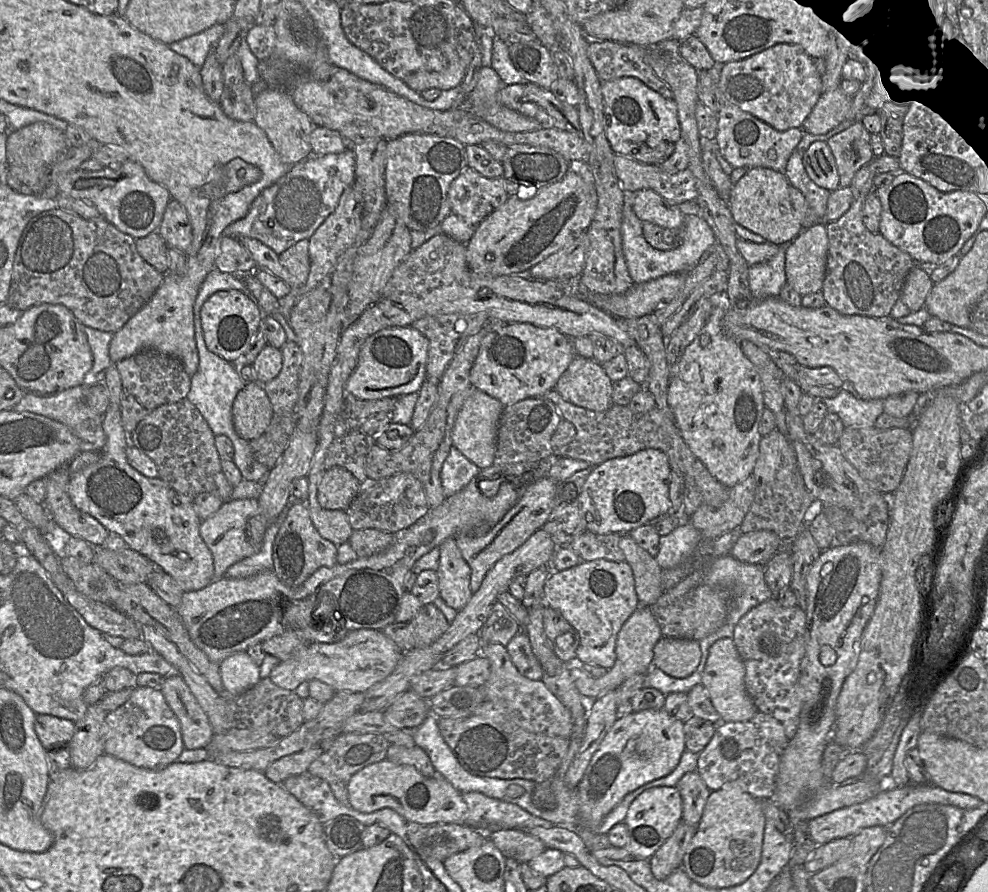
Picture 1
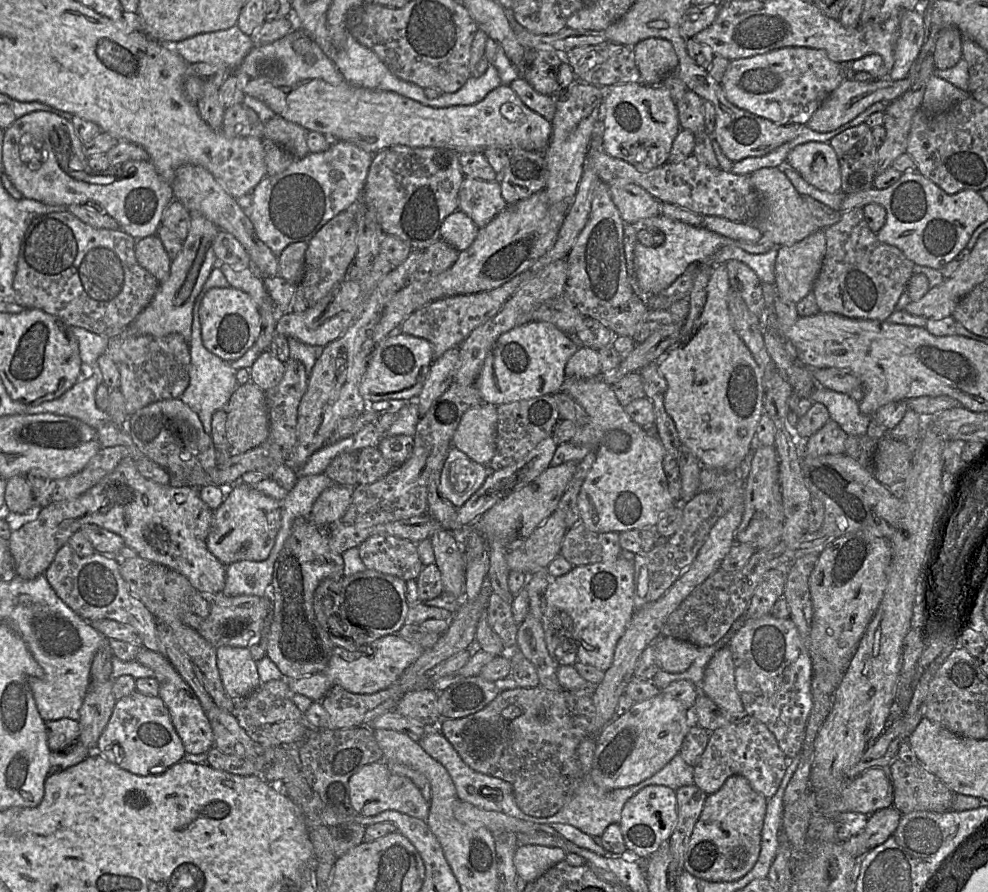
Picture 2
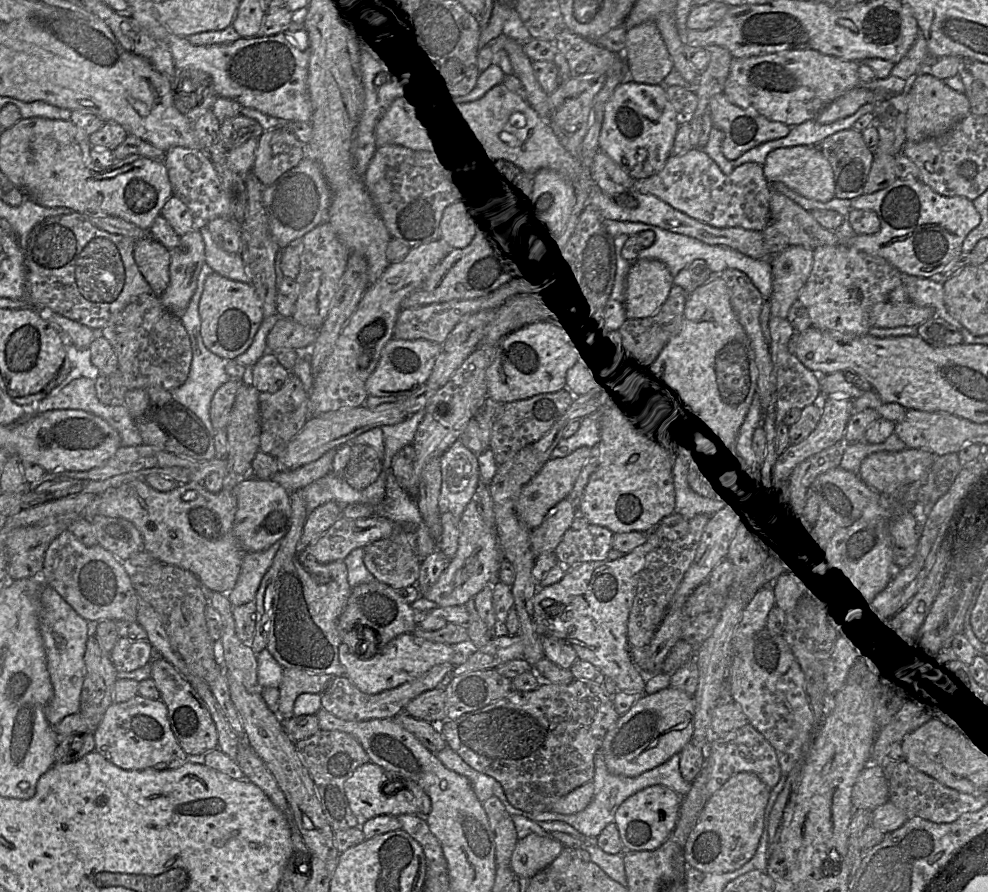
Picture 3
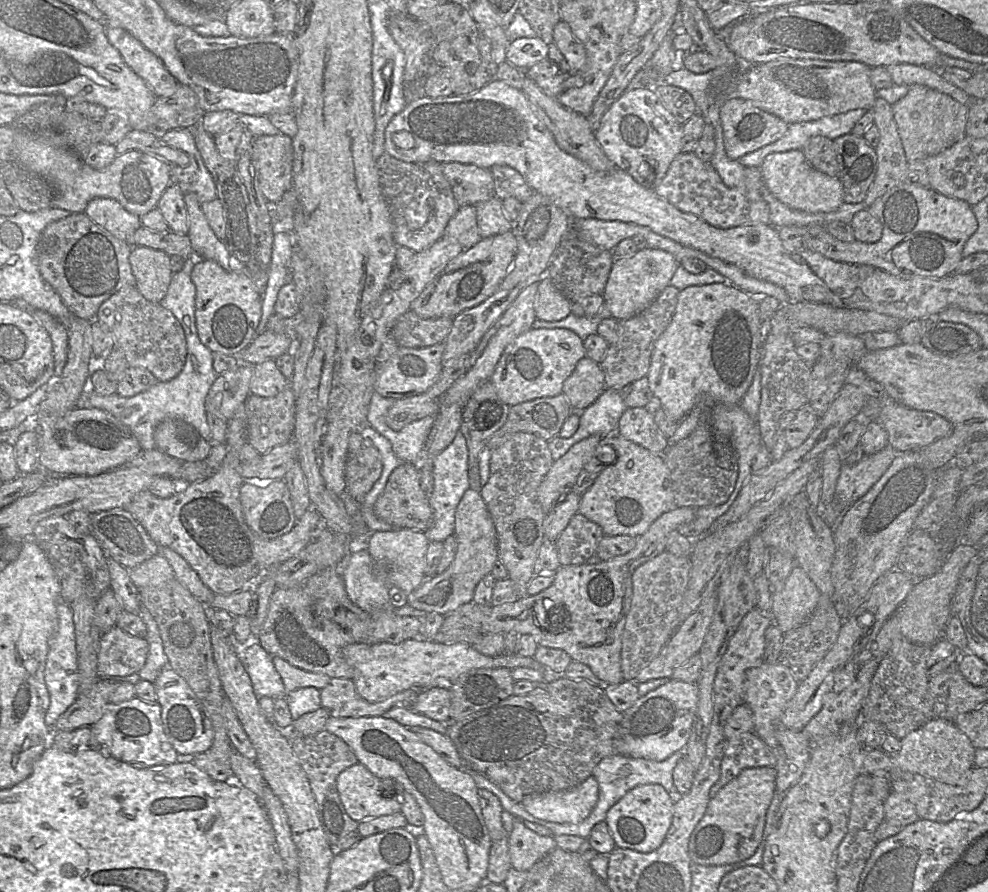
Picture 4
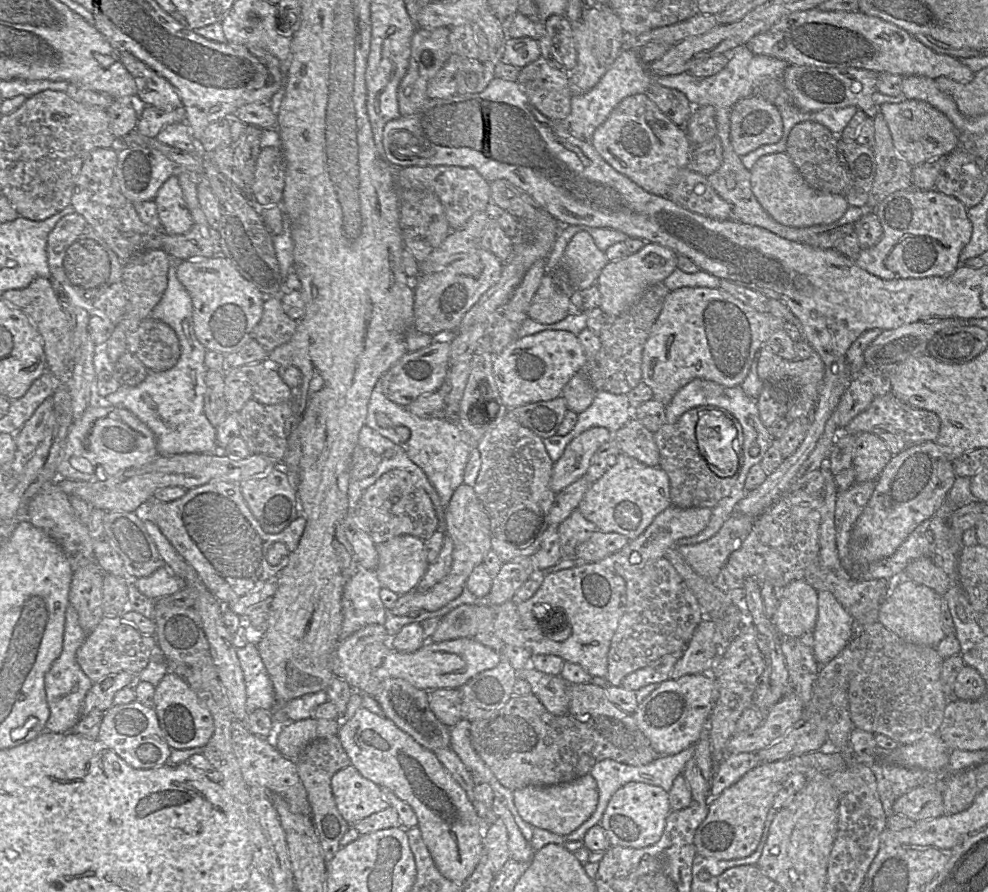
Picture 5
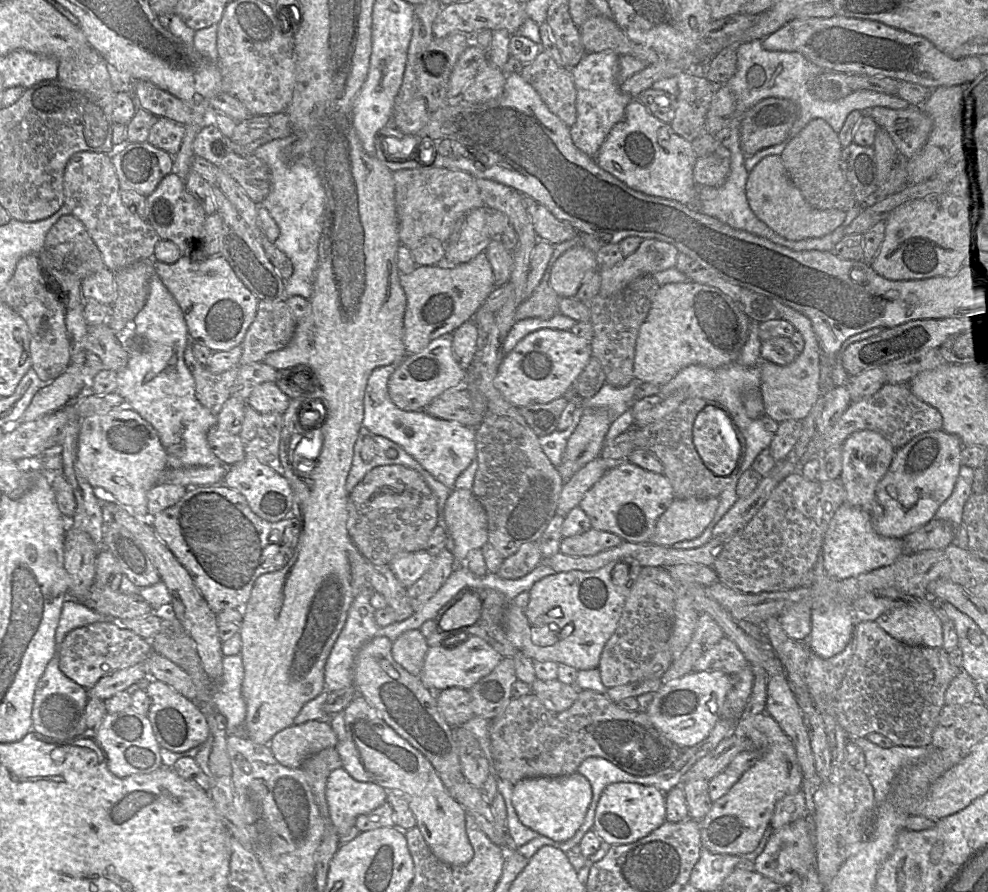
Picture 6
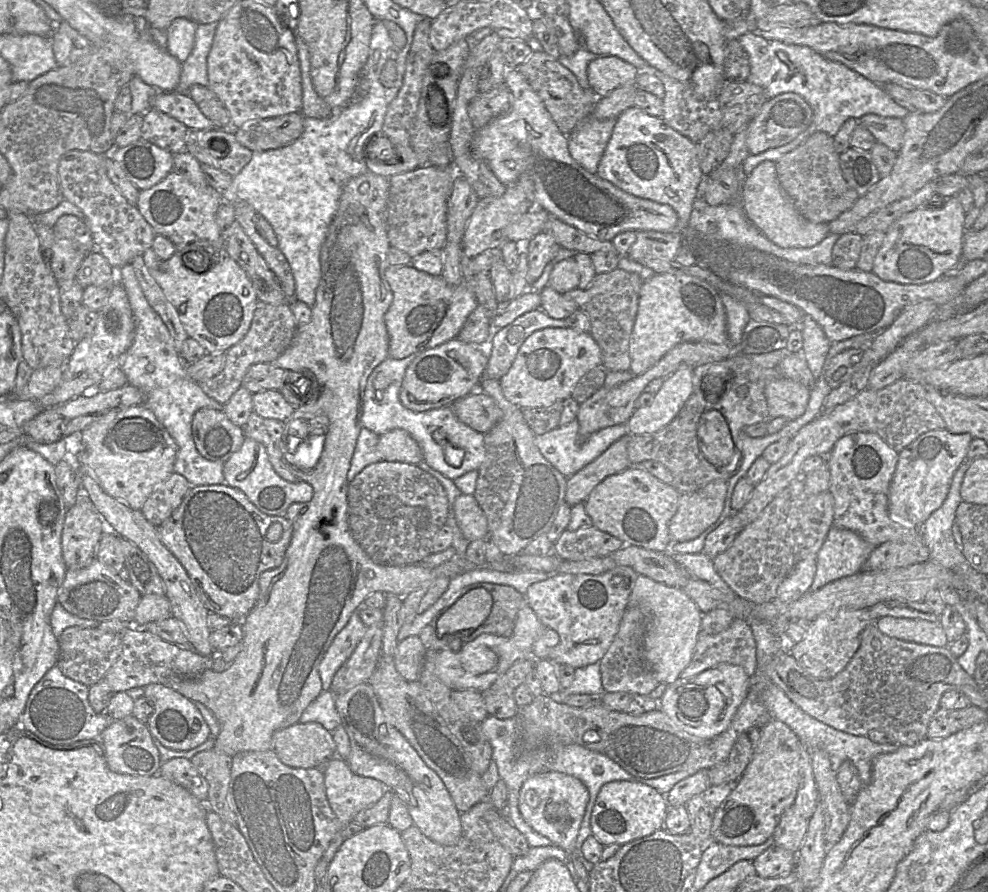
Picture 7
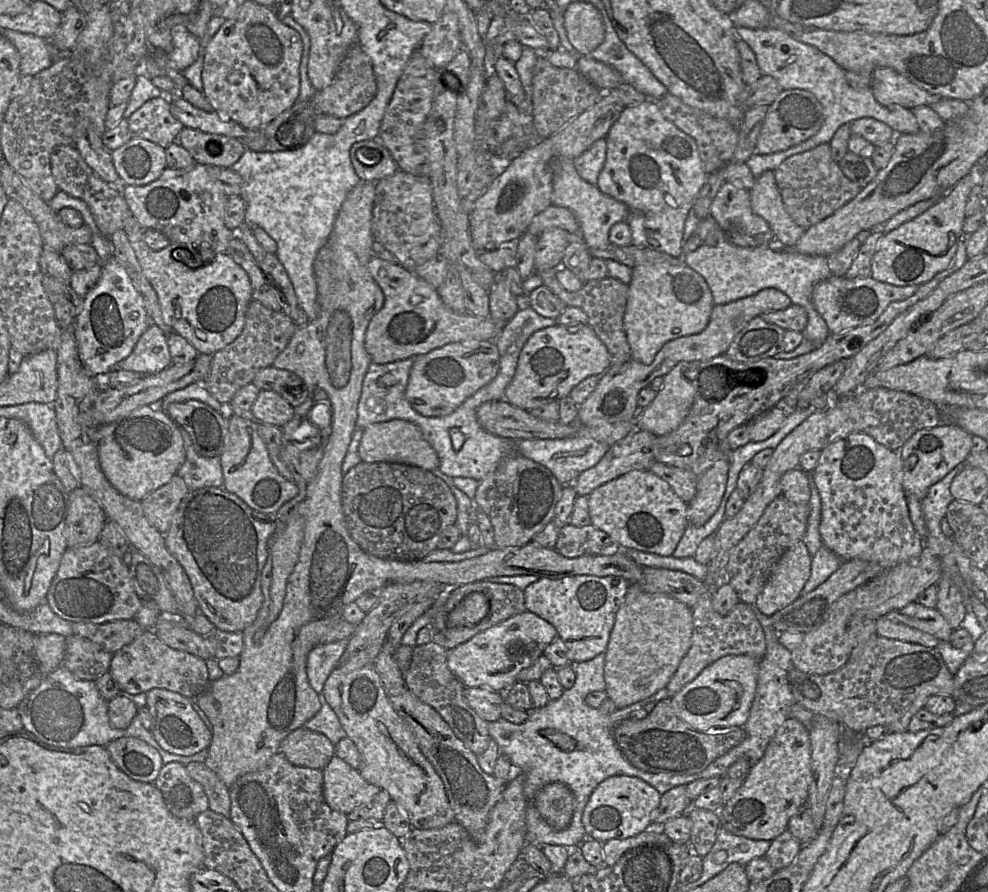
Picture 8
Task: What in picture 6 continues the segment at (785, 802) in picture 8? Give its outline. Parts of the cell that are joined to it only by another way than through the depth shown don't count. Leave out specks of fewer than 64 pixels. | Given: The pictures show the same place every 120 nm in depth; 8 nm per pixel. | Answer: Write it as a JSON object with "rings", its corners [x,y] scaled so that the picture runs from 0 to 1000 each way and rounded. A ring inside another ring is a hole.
{"rings":[[[772,798],[760,806],[756,827],[762,832],[763,840],[770,844],[768,852],[749,871],[733,892],[722,899],[719,909],[707,923],[711,948],[722,956],[749,959],[763,954],[775,929],[780,925],[787,897],[795,891],[812,886],[813,869],[808,855],[805,836],[780,802]]]}

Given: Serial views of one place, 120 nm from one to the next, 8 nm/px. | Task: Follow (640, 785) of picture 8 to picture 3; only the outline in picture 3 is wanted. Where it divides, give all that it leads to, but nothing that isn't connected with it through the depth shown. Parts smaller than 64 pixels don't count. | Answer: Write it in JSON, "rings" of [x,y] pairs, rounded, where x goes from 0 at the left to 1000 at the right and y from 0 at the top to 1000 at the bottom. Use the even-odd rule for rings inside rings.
{"rings":[[[660,880],[636,893],[624,907],[624,926],[632,955],[661,954],[674,943],[682,930],[690,892],[672,880]]]}

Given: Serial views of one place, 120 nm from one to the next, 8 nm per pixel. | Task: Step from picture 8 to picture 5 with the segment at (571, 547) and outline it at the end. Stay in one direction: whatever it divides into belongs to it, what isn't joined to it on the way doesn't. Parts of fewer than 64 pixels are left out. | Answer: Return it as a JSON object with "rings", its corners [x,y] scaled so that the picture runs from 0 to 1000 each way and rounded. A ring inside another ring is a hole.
{"rings":[[[604,594],[595,605],[584,612],[581,626],[585,627],[586,631],[603,631],[627,618],[637,607],[627,598],[611,598]]]}

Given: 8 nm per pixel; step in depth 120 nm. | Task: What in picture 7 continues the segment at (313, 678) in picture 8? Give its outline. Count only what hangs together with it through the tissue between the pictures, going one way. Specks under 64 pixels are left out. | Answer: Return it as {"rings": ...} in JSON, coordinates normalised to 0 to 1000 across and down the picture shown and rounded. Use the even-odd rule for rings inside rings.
{"rings":[[[362,683],[358,685],[351,700],[338,714],[323,744],[323,758],[326,775],[333,775],[341,751],[353,739],[360,724],[367,715],[371,703],[363,692]]]}

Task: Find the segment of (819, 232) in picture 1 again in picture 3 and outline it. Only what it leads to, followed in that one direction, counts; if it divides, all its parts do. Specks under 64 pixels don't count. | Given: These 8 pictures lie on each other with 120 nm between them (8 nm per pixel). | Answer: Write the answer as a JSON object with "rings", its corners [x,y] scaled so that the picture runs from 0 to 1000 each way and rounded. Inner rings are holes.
{"rings":[[[800,275],[783,286],[781,298],[780,353],[797,358],[802,341],[817,316],[823,298],[824,280]]]}

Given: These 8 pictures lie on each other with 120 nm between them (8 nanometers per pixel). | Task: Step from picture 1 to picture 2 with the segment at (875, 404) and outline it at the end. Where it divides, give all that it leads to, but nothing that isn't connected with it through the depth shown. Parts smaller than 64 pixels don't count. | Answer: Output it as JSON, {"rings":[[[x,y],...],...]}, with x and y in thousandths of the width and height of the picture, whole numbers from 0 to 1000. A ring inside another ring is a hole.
{"rings":[[[828,433],[819,446],[822,451],[832,452],[837,457],[840,470],[845,472],[858,489],[877,487],[884,465],[872,464],[869,452],[858,442]]]}

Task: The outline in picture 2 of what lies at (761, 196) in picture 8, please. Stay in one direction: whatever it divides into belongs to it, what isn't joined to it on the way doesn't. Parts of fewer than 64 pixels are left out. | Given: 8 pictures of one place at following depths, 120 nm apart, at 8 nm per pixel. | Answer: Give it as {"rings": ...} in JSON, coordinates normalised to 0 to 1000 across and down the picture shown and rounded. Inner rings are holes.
{"rings":[[[820,158],[803,166],[796,182],[811,198],[831,214],[851,213],[851,195],[847,174],[838,159]]]}

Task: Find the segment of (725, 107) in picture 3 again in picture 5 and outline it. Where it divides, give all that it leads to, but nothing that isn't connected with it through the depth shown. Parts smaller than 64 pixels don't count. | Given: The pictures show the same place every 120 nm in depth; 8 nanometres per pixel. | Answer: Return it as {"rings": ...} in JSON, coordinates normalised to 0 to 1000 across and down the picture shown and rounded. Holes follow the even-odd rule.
{"rings":[[[769,109],[749,111],[739,128],[739,156],[749,176],[776,161],[784,161],[793,152],[793,135],[787,120]]]}

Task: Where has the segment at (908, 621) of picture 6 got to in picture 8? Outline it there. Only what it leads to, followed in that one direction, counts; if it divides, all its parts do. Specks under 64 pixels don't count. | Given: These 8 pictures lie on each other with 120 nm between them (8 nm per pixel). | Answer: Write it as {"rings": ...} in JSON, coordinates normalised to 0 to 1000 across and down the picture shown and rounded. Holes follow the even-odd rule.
{"rings":[[[898,691],[887,695],[887,710],[898,716],[936,723],[940,726],[947,725],[951,720],[950,716],[942,711],[905,696]]]}

